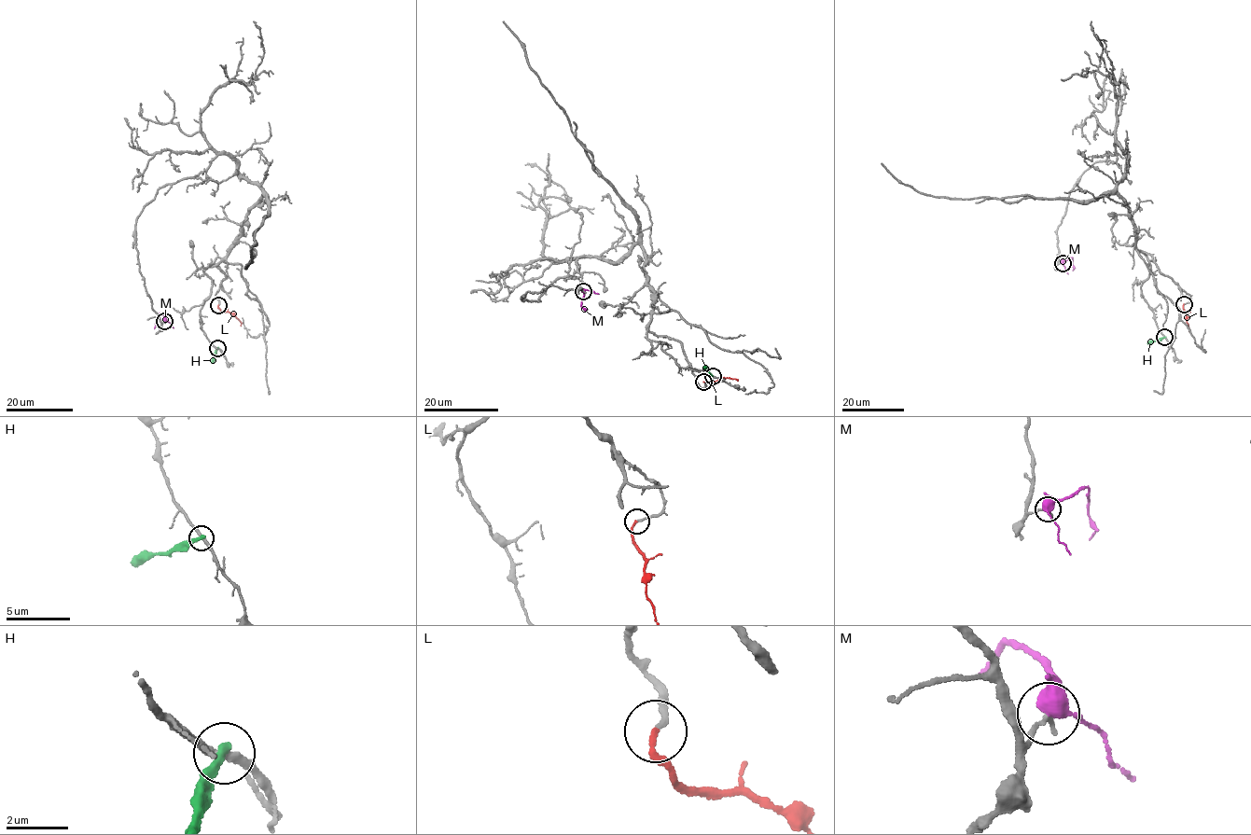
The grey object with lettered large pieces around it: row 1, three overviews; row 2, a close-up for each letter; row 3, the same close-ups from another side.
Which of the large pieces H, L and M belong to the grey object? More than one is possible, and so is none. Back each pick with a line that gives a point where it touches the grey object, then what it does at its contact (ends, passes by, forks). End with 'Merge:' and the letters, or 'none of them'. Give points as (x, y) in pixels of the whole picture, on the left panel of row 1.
L: (218, 305) | it ends
Merge: L

